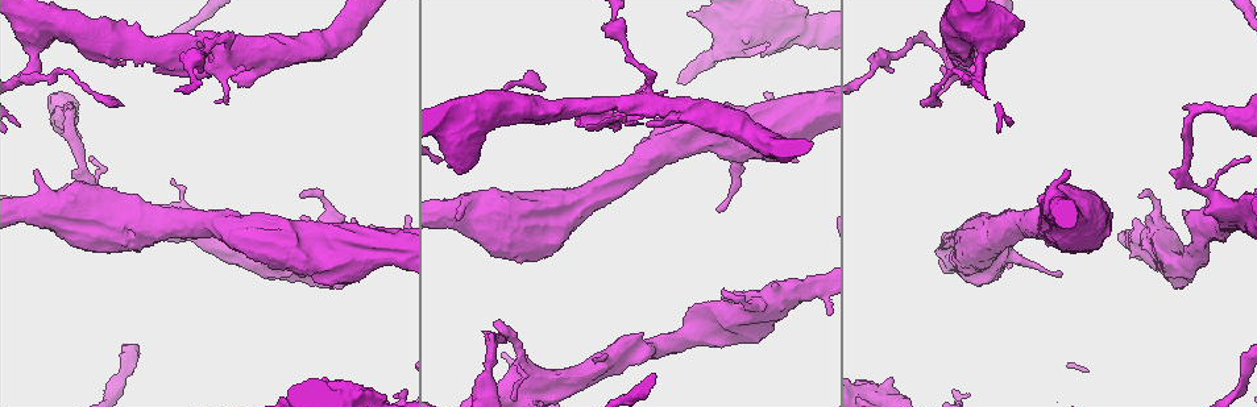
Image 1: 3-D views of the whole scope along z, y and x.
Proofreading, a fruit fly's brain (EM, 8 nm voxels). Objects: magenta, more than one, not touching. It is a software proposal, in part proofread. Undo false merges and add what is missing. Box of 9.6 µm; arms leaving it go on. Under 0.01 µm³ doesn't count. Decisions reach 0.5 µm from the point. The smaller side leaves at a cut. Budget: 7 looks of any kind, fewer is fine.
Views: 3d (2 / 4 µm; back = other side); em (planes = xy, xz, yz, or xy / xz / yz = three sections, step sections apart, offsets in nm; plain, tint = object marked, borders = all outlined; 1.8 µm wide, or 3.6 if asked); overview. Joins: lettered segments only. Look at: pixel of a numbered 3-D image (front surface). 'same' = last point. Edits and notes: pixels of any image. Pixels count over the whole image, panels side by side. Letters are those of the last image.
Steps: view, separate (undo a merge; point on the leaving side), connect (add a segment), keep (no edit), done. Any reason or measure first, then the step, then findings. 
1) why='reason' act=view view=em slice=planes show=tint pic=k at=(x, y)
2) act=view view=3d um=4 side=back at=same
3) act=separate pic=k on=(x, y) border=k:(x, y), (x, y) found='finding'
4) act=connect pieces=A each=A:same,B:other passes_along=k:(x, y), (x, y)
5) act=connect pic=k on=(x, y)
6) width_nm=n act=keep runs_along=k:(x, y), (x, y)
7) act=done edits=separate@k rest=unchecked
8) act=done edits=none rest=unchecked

act=view view=em um=3.6 slice=planes show=borders pic=1 at=(718, 212)

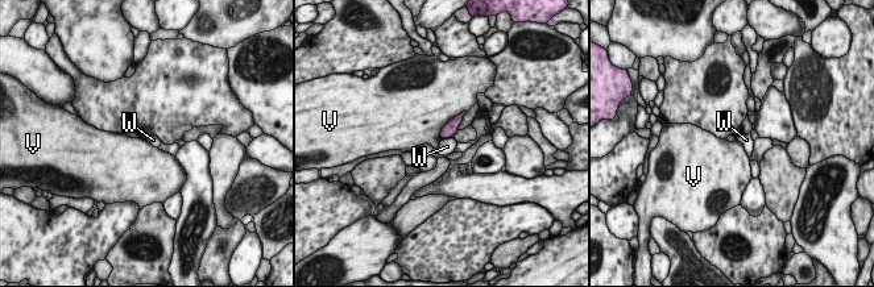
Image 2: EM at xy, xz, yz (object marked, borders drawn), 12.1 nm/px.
longest_contact=V:460nm act=keep each=V:other,W:other border=2:(451, 136), (442, 140) found='none of them fits'

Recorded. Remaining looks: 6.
why='tapers out' act=view view=em slice=yz step=8 show=tint pic=1 at=(543, 85)

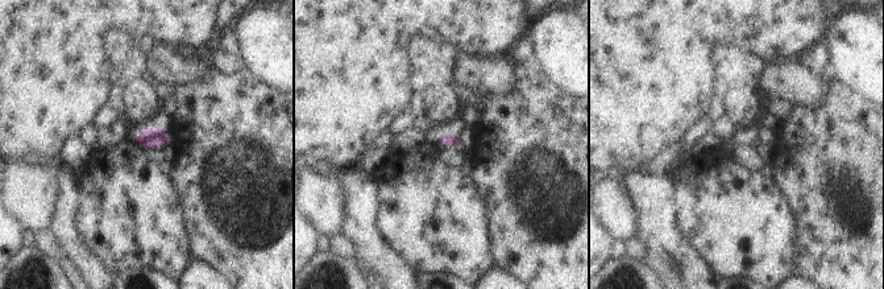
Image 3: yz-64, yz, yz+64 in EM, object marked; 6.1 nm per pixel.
act=view view=em slice=planes show=borders at=same

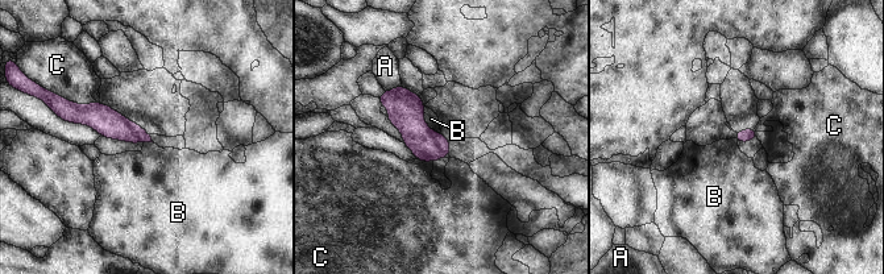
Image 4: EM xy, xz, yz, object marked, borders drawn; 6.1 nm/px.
width_nm=80 act=keep each=A:other,B:other,C:other runs_along=4:(70, 117), (102, 117), (146, 138) found='none of them fits'

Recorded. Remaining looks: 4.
why='thick end' act=view view=3d um=4 pic=1 at=(457, 216)

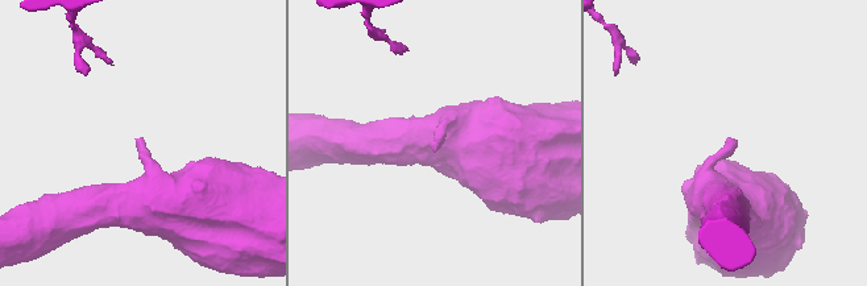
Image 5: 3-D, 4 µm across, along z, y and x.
why='need the tissue' act=view view=em slice=planes show=plain pic=5 at=(727, 137)

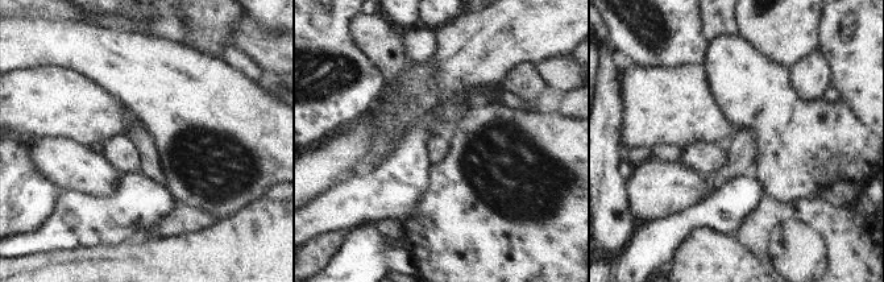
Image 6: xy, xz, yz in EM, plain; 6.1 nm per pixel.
why='what lies round it' act=view view=em slice=planes show=borders at=same

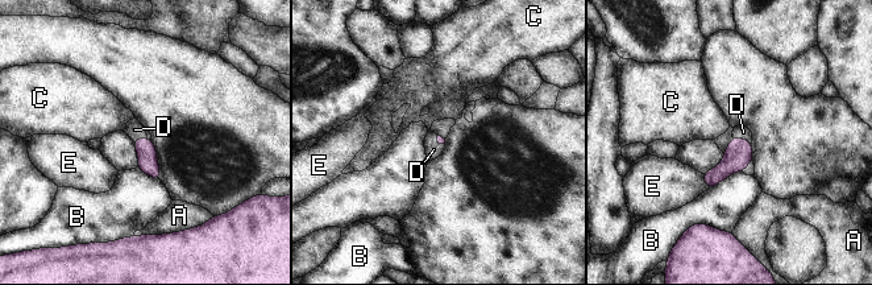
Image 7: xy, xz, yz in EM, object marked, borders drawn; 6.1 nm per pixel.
act=connect pieces=D each=A:other,B:other,C:other,D:same,E:other passes_along=7:(738, 155), (742, 139), (743, 132) found='the neuron continues'

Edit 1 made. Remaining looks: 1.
act=done edits=connect@7 rest=unchecked

